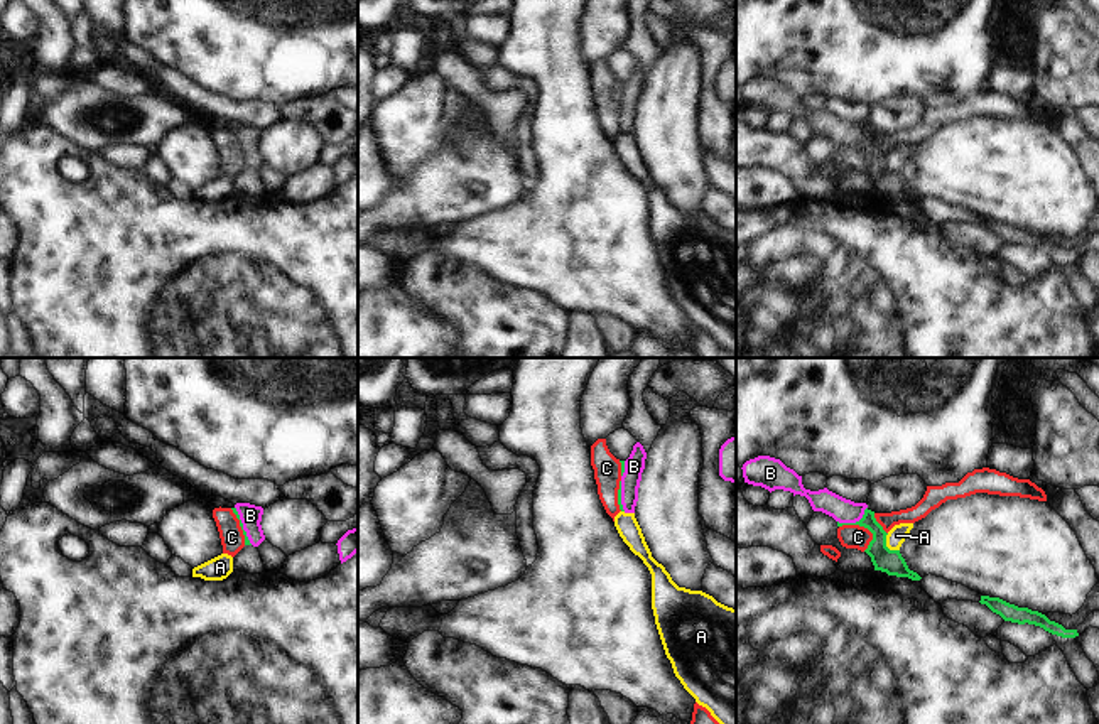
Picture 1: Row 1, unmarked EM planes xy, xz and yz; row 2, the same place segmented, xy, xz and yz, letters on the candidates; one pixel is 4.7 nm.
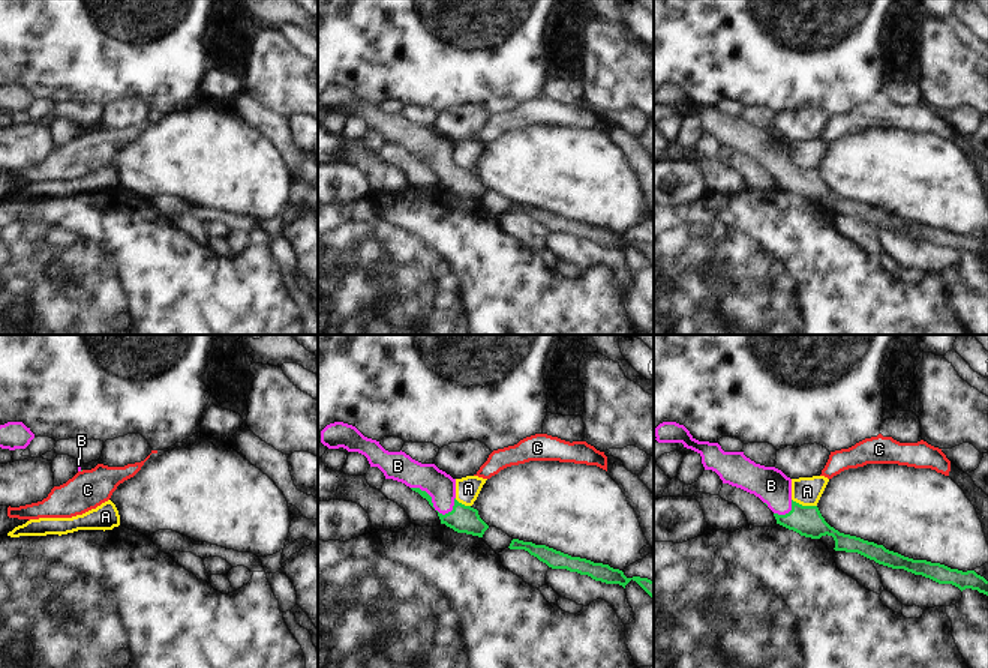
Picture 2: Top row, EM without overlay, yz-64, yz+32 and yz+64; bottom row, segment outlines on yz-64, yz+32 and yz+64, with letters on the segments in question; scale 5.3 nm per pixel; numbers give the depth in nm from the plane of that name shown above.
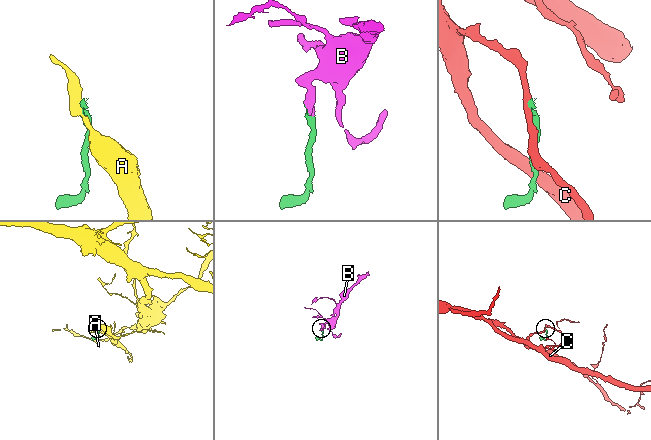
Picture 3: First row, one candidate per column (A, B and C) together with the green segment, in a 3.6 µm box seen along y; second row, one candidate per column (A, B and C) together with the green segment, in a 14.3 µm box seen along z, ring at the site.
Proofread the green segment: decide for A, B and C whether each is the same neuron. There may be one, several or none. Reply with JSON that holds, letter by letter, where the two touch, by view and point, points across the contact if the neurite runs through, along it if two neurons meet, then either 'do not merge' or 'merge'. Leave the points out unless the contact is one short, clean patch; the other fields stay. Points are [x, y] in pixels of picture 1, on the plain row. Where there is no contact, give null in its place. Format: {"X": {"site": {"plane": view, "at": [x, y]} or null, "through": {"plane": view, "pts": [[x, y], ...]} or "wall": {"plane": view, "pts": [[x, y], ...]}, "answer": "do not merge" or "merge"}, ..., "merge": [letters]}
{"A": {"site": {"plane": "yz", "at": [885, 167]}, "wall": {"plane": "yz", "pts": [[887, 156], [887, 167], [898, 172]]}, "answer": "do not merge"}, "B": {"site": {"plane": "yz", "at": [856, 144]}, "through": {"plane": "yz", "pts": [[883, 181], [878, 154], [856, 144], [843, 132]]}, "answer": "merge"}, "C": {"site": {"plane": "yz", "at": [858, 145]}, "wall": {"plane": "yz", "pts": [[839, 147], [863, 147], [873, 161]]}, "answer": "do not merge"}, "merge": ["B"]}

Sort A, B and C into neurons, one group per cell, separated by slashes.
A / B / C

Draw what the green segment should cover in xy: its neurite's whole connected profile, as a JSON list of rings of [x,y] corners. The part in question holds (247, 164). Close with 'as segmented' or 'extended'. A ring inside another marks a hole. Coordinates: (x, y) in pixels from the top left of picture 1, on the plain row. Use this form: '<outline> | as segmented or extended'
[[[236,125],[231,132],[240,142],[240,149],[245,157],[245,167],[258,169],[265,162],[265,157],[260,147],[263,130],[250,125]]] | extended

